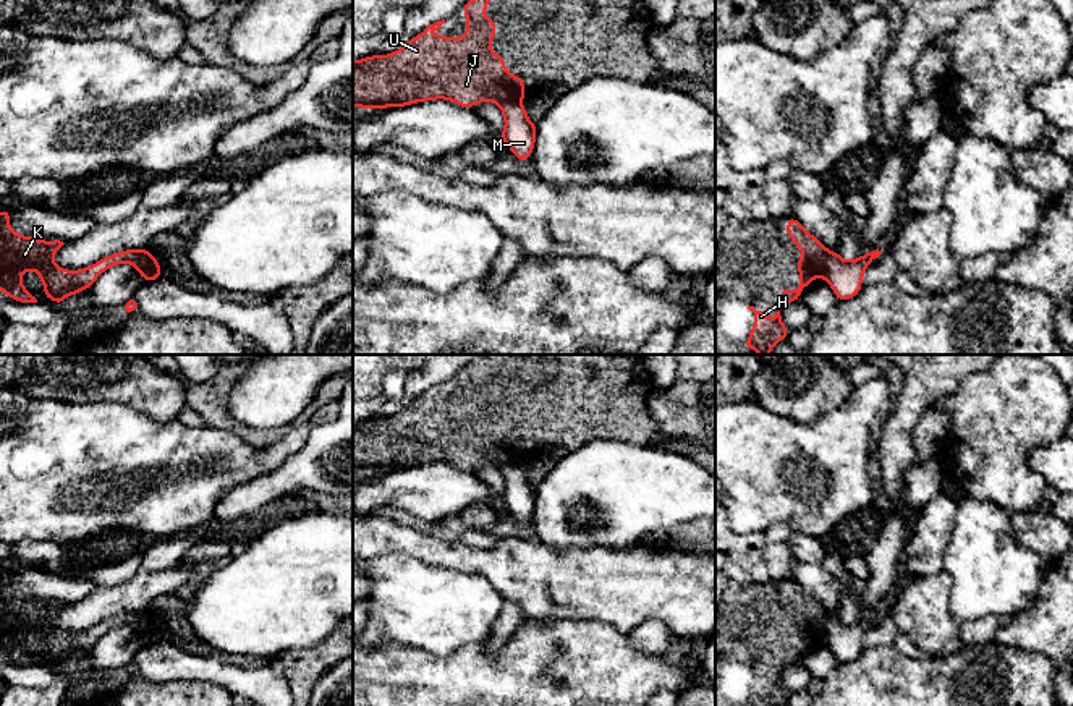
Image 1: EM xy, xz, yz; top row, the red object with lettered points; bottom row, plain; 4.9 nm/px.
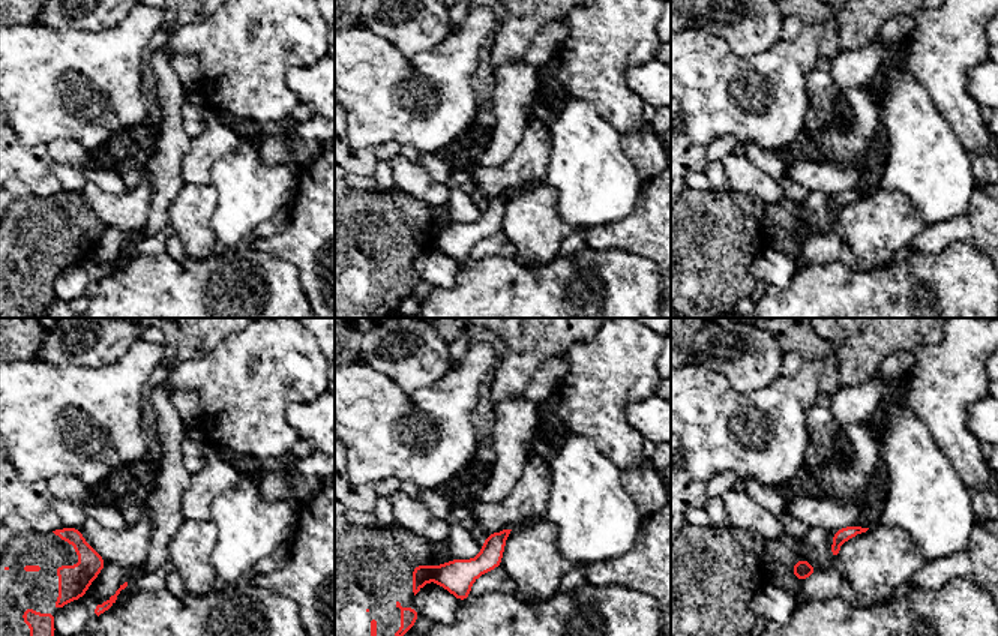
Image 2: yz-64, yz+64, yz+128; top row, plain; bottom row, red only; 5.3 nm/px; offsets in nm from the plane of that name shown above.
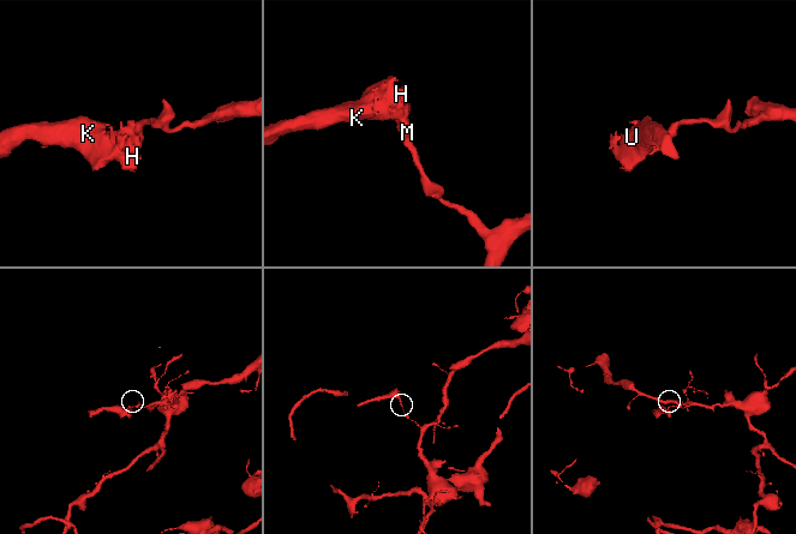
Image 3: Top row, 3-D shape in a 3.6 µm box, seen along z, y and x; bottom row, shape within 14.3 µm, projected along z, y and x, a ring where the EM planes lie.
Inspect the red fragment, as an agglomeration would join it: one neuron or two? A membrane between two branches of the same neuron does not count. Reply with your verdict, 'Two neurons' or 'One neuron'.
Two neurons

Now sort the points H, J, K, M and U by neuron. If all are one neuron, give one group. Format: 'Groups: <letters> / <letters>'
Groups: H J K U / M

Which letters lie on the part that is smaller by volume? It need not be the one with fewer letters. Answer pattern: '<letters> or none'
H, J, K, U

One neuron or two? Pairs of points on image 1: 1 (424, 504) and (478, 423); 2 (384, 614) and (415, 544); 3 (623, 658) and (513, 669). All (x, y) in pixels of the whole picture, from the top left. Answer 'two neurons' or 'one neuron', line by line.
1: two neurons
2: two neurons
3: one neuron

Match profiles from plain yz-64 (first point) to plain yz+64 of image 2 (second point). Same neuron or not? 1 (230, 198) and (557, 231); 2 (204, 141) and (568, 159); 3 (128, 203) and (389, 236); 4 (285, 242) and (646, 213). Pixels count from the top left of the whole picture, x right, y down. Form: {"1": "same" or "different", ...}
{"1": "different", "2": "different", "3": "different", "4": "same"}

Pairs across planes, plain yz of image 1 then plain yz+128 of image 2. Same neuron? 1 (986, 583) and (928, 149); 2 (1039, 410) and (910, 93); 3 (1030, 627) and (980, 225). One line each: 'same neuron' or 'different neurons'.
1: same neuron
2: different neurons
3: same neuron

